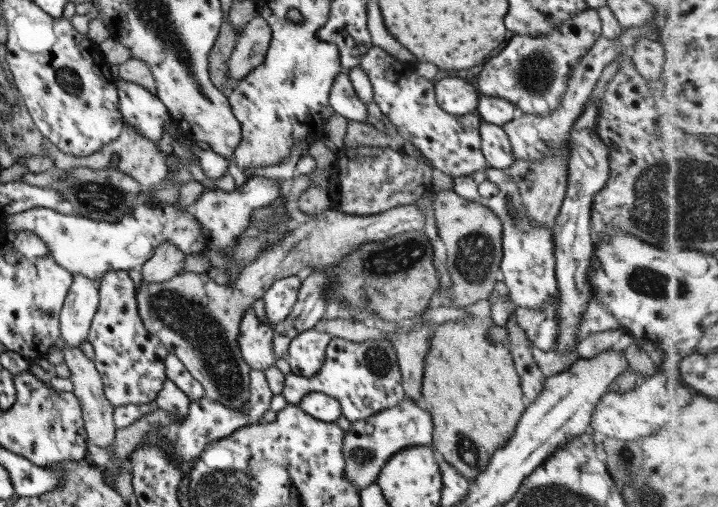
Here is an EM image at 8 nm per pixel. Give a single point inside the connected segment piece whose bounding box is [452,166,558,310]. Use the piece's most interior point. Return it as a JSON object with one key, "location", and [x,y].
{"location":[527,265]}

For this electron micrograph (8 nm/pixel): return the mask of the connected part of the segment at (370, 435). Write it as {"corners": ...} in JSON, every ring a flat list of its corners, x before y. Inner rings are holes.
{"corners":[[405,397,393,408,376,412,363,420,353,421,344,431,342,438,342,457,345,467,345,479,357,491,376,482,382,466,398,450,409,446,428,446,432,442,433,423,430,414,420,402]]}

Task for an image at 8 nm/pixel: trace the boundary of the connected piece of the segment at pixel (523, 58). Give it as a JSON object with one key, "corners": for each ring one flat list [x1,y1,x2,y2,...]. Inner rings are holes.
{"corners":[[585,9,559,22,559,27,544,35,513,35,505,48,487,58,477,76,479,96,497,97,514,104,518,113,547,117,559,106,568,76,578,60,601,35,596,9]]}

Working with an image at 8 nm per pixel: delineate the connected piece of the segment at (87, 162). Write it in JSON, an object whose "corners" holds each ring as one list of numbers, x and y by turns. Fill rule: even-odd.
{"corners":[[123,124,120,135,115,140,104,144,98,151,92,152,87,156,78,157,63,154,63,152,61,152,54,144,51,144,47,138,41,142,41,147,47,153,47,156,53,160,54,167,66,171,69,171,76,166,85,166,91,169,107,169,111,162,111,158,117,156,119,163,117,163,117,167,113,169,124,172,143,187,153,186,154,184,161,182,166,178,166,173,168,171,168,168,165,166,165,159,169,154,160,153,157,150,157,142,151,142,142,134,132,130,130,126,126,126,126,124]]}

